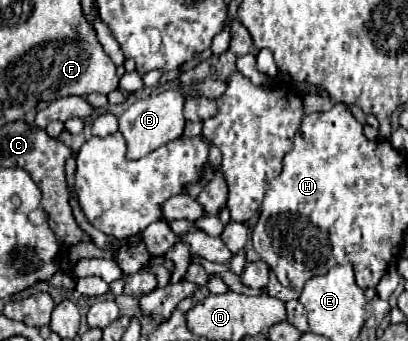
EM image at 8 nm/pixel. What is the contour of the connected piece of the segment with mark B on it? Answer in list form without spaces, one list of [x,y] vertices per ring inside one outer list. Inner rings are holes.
[[[166,90],[166,92],[160,92],[156,96],[148,96],[144,100],[136,100],[118,118],[118,124],[120,124],[118,130],[124,136],[126,148],[128,148],[126,158],[128,160],[138,160],[138,158],[150,154],[152,150],[180,138],[182,130],[184,130],[184,124],[186,124],[182,108],[184,108],[184,96],[178,90]]]

